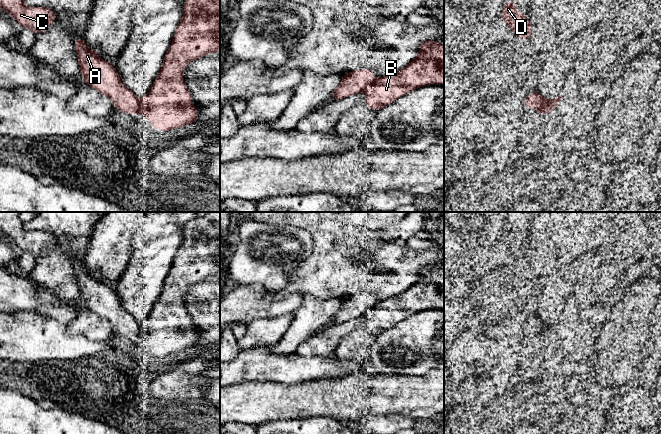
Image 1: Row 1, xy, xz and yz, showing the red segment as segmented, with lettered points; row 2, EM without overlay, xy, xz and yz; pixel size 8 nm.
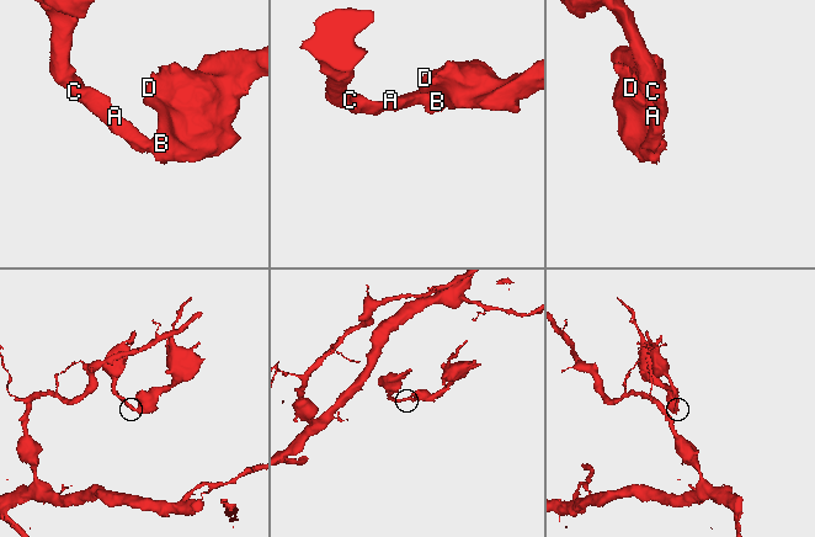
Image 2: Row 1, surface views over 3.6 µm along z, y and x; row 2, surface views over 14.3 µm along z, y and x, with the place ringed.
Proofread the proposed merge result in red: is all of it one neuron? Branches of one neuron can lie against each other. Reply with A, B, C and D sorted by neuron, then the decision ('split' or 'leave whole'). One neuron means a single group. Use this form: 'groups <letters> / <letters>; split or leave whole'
groups A C / B D; split

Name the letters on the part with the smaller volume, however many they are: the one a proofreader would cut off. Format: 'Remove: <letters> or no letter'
Remove: A, C

